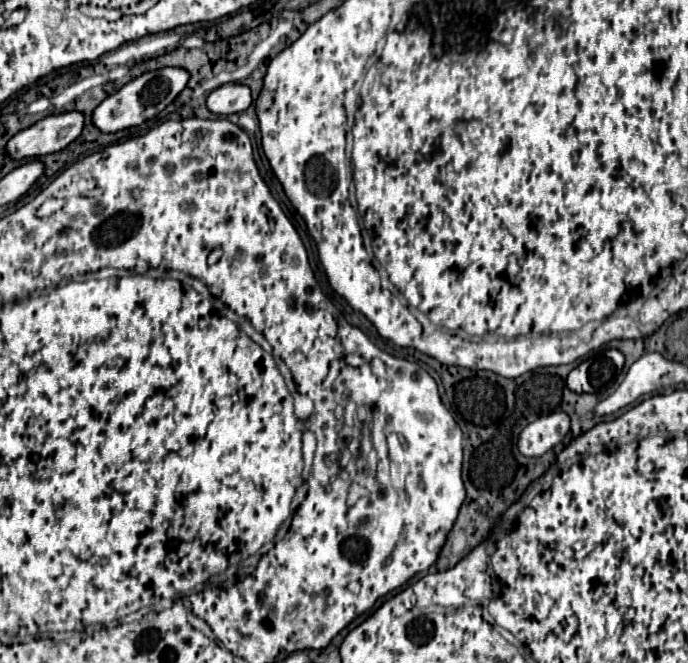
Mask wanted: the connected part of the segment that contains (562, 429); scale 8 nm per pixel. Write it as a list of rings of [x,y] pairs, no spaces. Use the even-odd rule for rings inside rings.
[[[554,411],[530,423],[522,431],[518,439],[518,449],[526,457],[540,457],[548,453],[552,447],[556,447],[566,437],[568,431],[570,431],[570,417],[563,411]]]

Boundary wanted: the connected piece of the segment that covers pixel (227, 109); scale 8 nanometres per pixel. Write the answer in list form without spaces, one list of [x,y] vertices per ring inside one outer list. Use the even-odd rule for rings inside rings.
[[[240,83],[222,85],[222,87],[214,89],[206,99],[206,107],[216,115],[242,113],[250,107],[250,103],[252,103],[250,87],[240,85]]]

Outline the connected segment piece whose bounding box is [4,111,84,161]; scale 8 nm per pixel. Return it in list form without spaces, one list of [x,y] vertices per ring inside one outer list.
[[[60,113],[50,115],[34,123],[32,127],[16,133],[6,143],[6,157],[20,161],[28,157],[44,157],[56,151],[62,151],[66,145],[70,145],[82,131],[84,117],[82,113]]]

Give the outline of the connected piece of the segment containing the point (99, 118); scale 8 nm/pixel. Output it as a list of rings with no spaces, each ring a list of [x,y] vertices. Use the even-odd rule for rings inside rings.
[[[164,67],[158,71],[148,71],[130,83],[126,83],[120,91],[108,95],[92,113],[92,123],[102,133],[118,133],[128,127],[142,125],[144,121],[156,117],[166,105],[170,105],[176,95],[186,87],[190,75],[186,69],[180,67]]]

